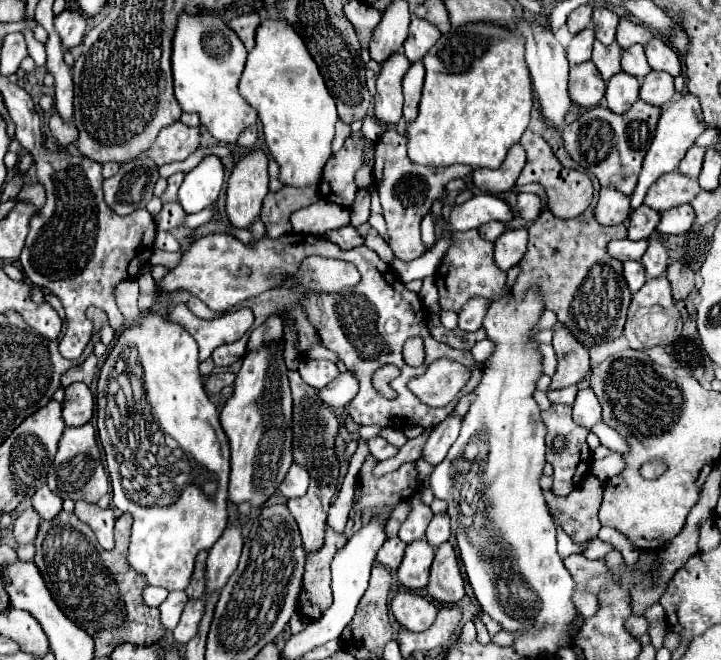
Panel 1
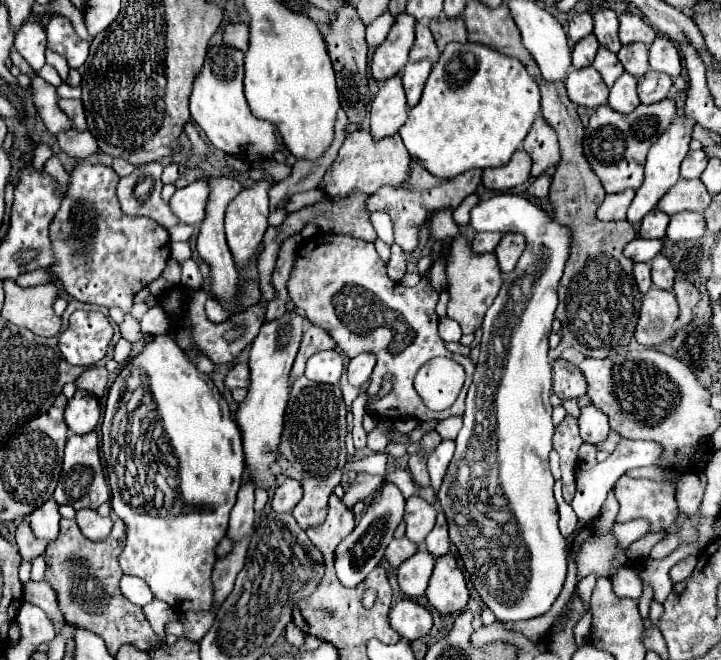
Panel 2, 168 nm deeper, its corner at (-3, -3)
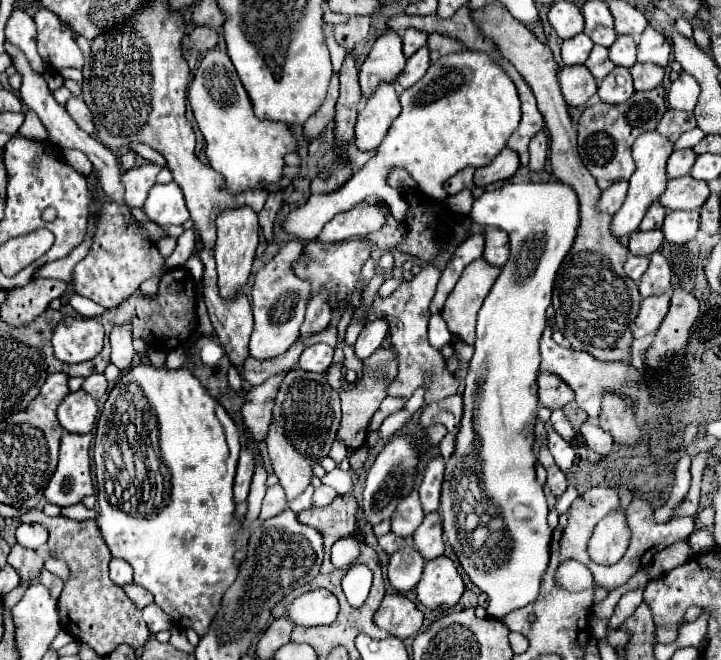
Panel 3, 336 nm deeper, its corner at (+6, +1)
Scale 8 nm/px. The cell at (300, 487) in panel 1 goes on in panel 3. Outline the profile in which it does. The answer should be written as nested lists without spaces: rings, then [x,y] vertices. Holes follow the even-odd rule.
[[[274,485],[274,487],[268,487],[266,491],[266,497],[264,497],[264,503],[262,503],[262,511],[260,511],[260,521],[266,521],[266,519],[272,519],[276,515],[280,515],[284,509],[286,509],[286,495],[284,495],[284,489],[280,485]]]

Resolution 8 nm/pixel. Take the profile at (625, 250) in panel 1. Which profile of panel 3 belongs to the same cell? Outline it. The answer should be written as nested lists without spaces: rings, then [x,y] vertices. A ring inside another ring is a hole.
[[[660,229],[654,231],[636,231],[630,235],[628,249],[632,255],[652,255],[664,241],[664,233]]]

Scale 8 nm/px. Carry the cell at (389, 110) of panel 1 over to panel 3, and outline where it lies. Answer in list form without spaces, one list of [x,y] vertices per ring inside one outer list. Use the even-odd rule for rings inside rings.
[[[380,83],[380,87],[376,89],[376,93],[364,103],[364,109],[358,113],[358,121],[356,121],[356,137],[354,143],[360,151],[374,151],[382,139],[386,137],[392,121],[398,117],[400,113],[400,103],[398,103],[398,95],[394,91],[392,83]]]

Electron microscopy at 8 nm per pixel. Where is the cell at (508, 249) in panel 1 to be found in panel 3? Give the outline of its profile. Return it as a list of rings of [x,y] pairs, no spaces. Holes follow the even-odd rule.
[[[494,229],[486,233],[486,247],[484,247],[484,259],[494,265],[502,267],[510,257],[510,247],[508,247],[508,233]]]

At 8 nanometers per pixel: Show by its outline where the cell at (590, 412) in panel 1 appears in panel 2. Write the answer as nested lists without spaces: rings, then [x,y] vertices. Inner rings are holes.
[[[593,403],[585,405],[579,415],[579,429],[581,429],[581,439],[585,443],[597,443],[603,441],[609,433],[609,423],[607,415],[601,413]]]

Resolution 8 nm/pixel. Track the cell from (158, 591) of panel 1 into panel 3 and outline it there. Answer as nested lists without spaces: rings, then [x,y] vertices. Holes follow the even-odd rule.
[[[112,559],[110,561],[110,575],[112,575],[112,581],[116,581],[116,585],[126,585],[132,581],[132,567],[122,561],[122,559]]]

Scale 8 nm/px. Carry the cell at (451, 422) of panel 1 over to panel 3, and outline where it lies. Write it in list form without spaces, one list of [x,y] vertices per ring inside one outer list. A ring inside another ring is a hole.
[[[442,457],[430,459],[420,485],[420,499],[424,513],[434,513],[440,509],[442,481],[444,481],[444,459]]]

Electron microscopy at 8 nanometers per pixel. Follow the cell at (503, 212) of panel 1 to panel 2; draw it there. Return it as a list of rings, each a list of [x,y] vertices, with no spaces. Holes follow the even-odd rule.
[[[493,195],[471,209],[471,227],[475,231],[521,233],[527,239],[525,261],[519,261],[515,273],[503,277],[503,287],[487,309],[483,319],[481,355],[467,393],[463,429],[457,435],[453,461],[439,489],[439,503],[447,515],[449,537],[457,545],[467,573],[473,579],[483,603],[499,621],[523,621],[545,615],[559,597],[565,577],[565,539],[559,533],[557,503],[553,499],[553,475],[549,471],[549,453],[555,425],[551,421],[551,363],[547,359],[547,337],[551,333],[557,307],[557,283],[569,255],[569,229],[555,223],[543,209],[519,195]]]

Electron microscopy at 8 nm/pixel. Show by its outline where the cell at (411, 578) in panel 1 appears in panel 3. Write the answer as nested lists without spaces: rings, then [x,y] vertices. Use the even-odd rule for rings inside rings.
[[[404,547],[390,557],[388,581],[396,591],[406,593],[418,585],[422,569],[424,569],[422,555],[414,547]]]

